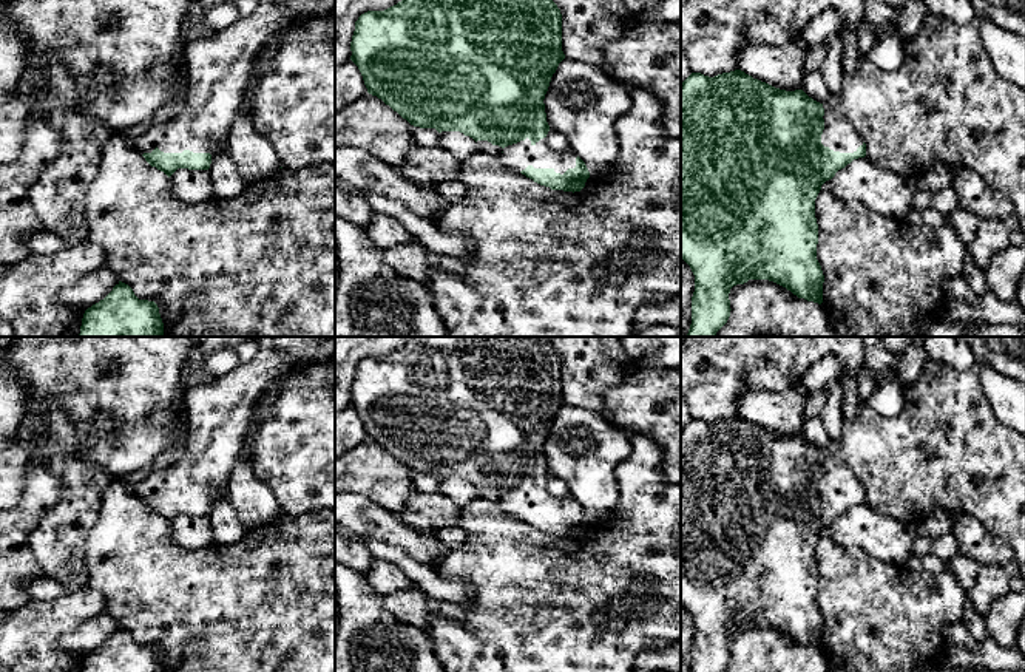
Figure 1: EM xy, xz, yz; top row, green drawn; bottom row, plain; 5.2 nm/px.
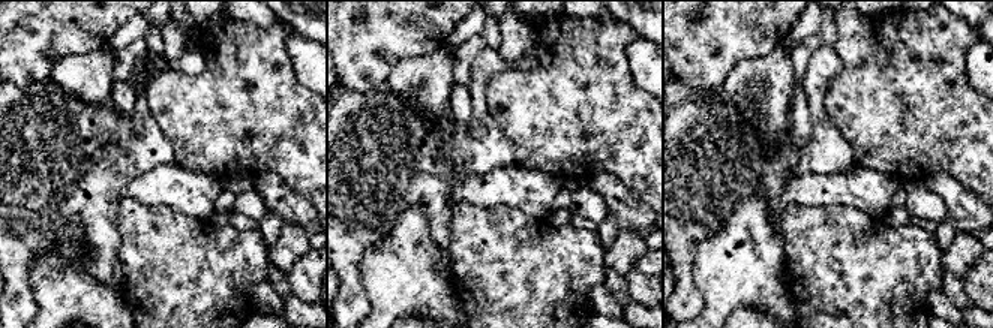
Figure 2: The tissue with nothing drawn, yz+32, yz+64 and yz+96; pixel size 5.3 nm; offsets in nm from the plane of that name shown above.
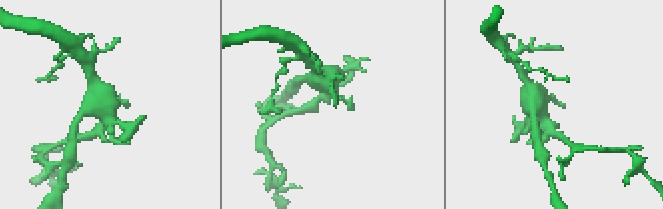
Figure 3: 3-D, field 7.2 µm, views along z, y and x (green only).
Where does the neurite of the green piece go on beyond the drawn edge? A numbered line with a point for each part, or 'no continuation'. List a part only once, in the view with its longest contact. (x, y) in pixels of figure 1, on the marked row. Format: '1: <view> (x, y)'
1: xz (520, 155)

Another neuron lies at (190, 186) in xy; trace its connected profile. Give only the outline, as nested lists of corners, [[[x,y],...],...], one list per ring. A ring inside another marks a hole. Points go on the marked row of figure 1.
[[[178,168],[170,176],[170,190],[174,198],[188,204],[215,198],[213,179],[208,170]]]

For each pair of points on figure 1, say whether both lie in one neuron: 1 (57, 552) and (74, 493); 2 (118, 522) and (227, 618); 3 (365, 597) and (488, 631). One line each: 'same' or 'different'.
1: same
2: same
3: different

